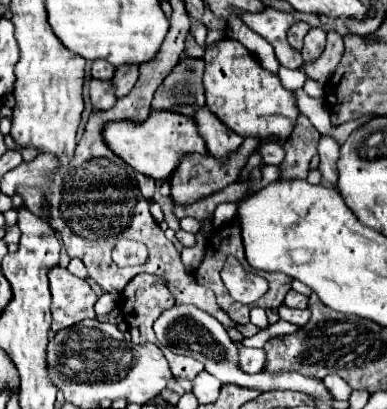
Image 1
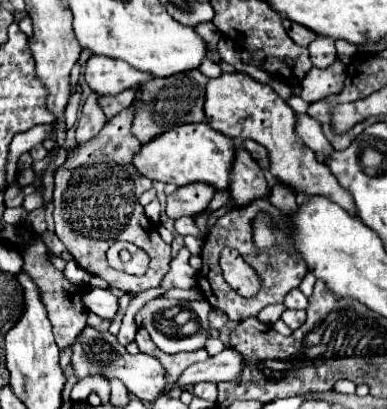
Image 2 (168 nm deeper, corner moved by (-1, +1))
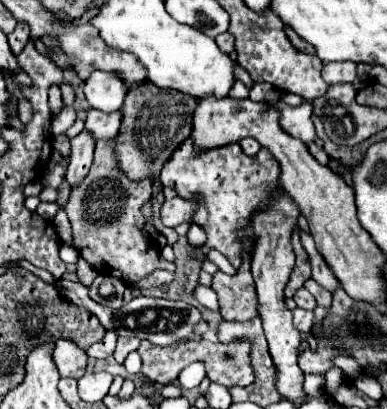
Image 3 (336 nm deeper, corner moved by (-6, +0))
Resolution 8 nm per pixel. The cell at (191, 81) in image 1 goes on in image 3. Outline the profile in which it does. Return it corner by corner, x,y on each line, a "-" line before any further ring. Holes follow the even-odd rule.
150,82
132,88
126,94
124,106
122,106
122,126
120,126
120,134
116,136
116,166
120,168
120,172
124,172
130,180
144,180
148,176
158,178
160,176
160,168
164,168
164,164
170,160
172,152
190,136
192,132
192,116
196,110
196,100
192,96
186,96
182,92
160,92
160,88
152,86

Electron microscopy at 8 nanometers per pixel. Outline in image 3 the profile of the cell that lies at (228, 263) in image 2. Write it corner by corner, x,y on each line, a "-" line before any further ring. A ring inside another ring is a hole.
192,140
182,142
180,148
176,148
176,152
172,154
170,162
160,172
162,186
176,188
180,198
198,202
192,222
206,232
208,240
202,246
202,256
190,254
190,258
206,258
206,252
210,248
216,248
236,268
240,268
242,250
252,250
252,236
246,232
246,228
248,224
252,224
254,214
266,210
276,198
284,196
278,180
280,164
266,148
262,148
254,158
246,156
240,144
228,144
210,152
196,154

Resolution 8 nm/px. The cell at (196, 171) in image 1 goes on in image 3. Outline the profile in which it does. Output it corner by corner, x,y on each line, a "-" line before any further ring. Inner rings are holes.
176,196
176,198
166,200
166,202
162,204
160,220
162,220
162,224
168,226
168,228
176,228
176,226
182,224
182,222
190,222
192,216
194,216
194,210
196,210
196,202
184,200
184,198

